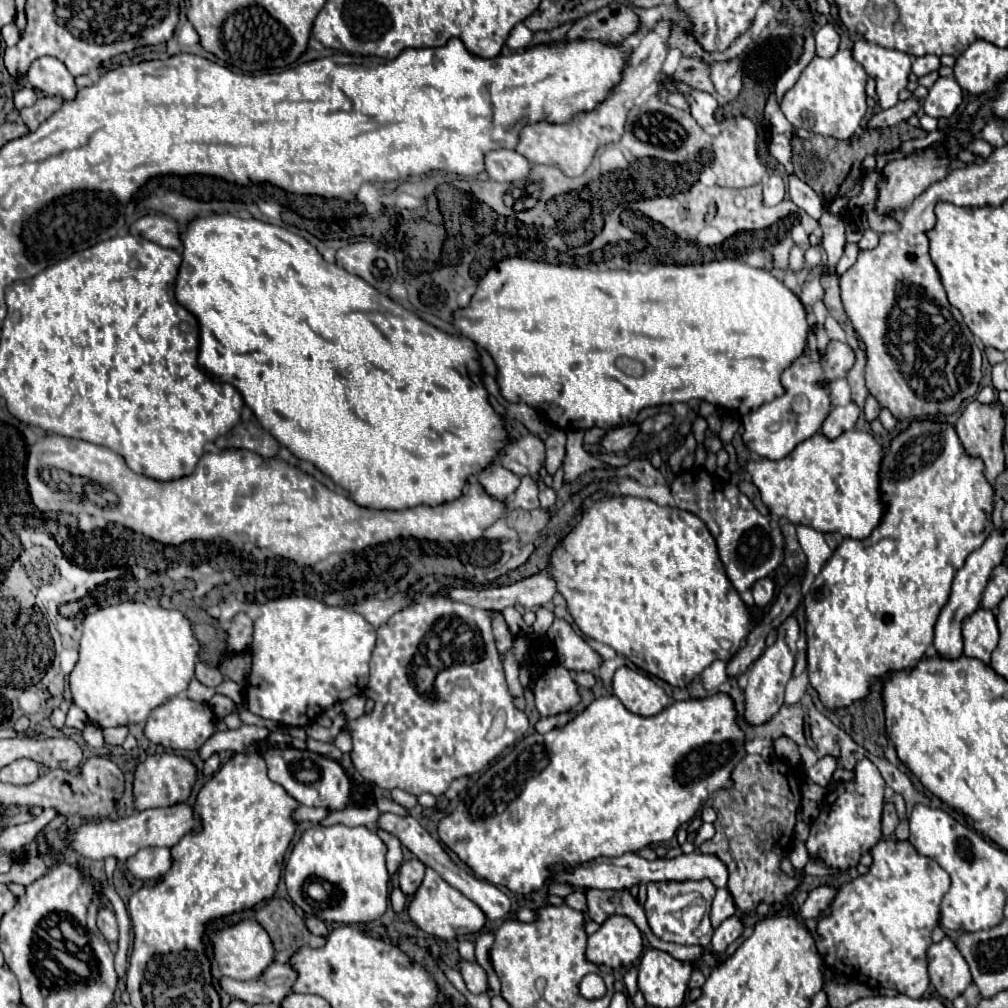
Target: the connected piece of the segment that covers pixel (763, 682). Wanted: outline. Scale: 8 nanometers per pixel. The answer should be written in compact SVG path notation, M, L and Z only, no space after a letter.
M790 615L780 627L778 627L778 639L772 647L768 647L760 659L756 659L756 663L750 669L748 675L748 685L746 685L746 721L750 725L760 725L766 723L784 703L784 689L788 679L792 677L792 669L794 669L794 655L796 653L796 641L800 637L800 625L796 621L794 615Z

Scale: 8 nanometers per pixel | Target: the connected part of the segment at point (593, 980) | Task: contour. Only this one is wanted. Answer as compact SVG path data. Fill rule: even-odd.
M596 973L586 975L586 977L582 979L582 983L580 983L580 993L582 993L582 997L586 997L586 999L598 999L598 997L602 997L602 995L606 993L606 987L604 987L602 977L596 975Z

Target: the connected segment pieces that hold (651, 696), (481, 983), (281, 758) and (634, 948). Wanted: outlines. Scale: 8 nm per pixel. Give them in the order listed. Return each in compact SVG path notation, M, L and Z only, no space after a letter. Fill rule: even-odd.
M626 665L614 673L612 689L628 711L644 717L660 713L670 703L670 697L650 675Z
M460 961L460 973L472 993L486 993L488 989L488 973L478 963Z
M284 747L284 749L268 749L266 755L266 765L268 765L268 777L276 783L280 783L296 801L308 807L328 807L330 811L340 811L348 805L348 795L350 795L350 781L334 759L328 759L324 755L312 753L308 749L294 749L294 747Z
M614 915L588 937L586 959L594 965L606 965L612 969L630 967L642 953L642 935L638 927L628 919Z

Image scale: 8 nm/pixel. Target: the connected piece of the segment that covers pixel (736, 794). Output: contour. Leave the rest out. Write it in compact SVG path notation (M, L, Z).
M746 755L744 761L732 773L734 785L730 789L722 789L712 799L712 809L716 811L714 829L716 835L700 845L702 853L714 853L728 867L728 891L734 897L736 907L744 913L756 909L760 901L766 903L784 903L790 893L800 885L804 871L796 869L796 875L790 877L780 869L780 861L788 855L790 841L794 839L796 813L800 807L800 785L790 783L790 777L778 769L778 763L764 761L760 755Z

